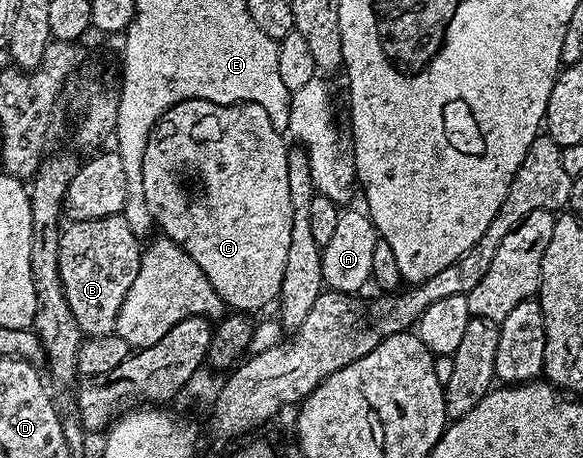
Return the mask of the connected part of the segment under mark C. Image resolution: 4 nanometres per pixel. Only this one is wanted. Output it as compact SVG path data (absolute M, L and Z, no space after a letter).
M186 99L177 105L170 107L162 117L157 121L157 125L151 130L149 137L149 145L145 145L145 201L149 201L149 213L155 218L155 227L158 228L166 238L175 242L178 247L185 253L189 253L189 257L193 257L193 261L197 261L197 265L201 265L201 273L205 273L205 277L209 277L209 281L213 285L213 289L220 295L224 304L228 308L234 309L239 313L256 313L262 309L266 303L274 304L279 298L279 290L281 289L281 277L285 277L285 257L289 253L289 236L293 234L293 205L289 205L289 161L287 160L288 144L283 143L284 136L273 129L273 121L269 117L269 113L261 105L256 103L230 103L227 107L220 103L210 103L204 99Z

